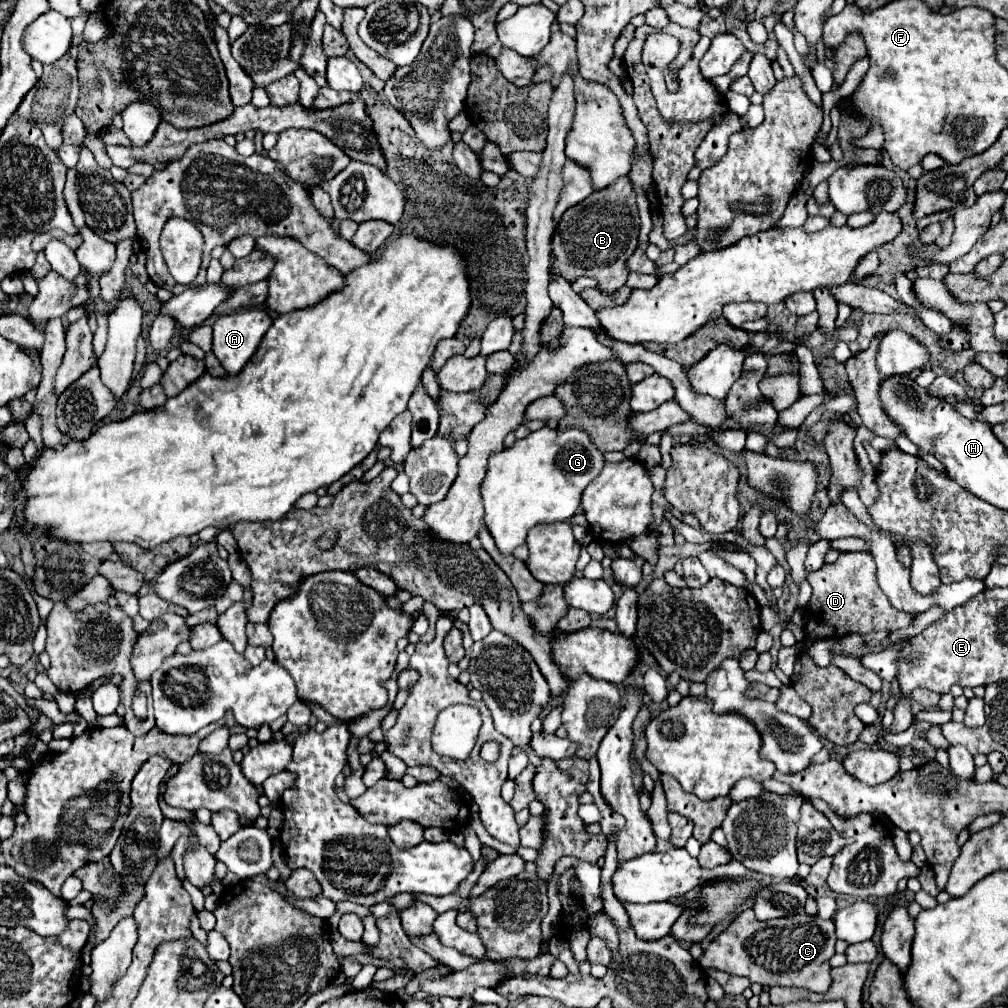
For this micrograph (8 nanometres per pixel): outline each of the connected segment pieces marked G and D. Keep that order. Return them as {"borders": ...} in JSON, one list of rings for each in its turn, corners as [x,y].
{"borders":[[[[542,428],[536,432],[530,432],[526,438],[516,440],[514,446],[502,448],[500,452],[494,452],[490,456],[486,476],[480,484],[480,498],[484,506],[482,526],[488,528],[498,550],[508,556],[518,546],[526,544],[526,536],[534,526],[570,520],[576,514],[584,488],[600,474],[602,466],[604,466],[602,452],[598,452],[598,448],[590,442],[584,430],[570,428],[564,432],[556,432],[552,428]]],[[[840,554],[834,564],[824,564],[818,572],[810,572],[808,582],[814,590],[806,608],[808,618],[804,624],[804,634],[810,642],[848,634],[866,636],[880,630],[894,632],[906,628],[914,620],[908,612],[896,612],[896,608],[888,604],[888,598],[876,584],[876,564],[872,564],[872,556],[868,554]]]]}

